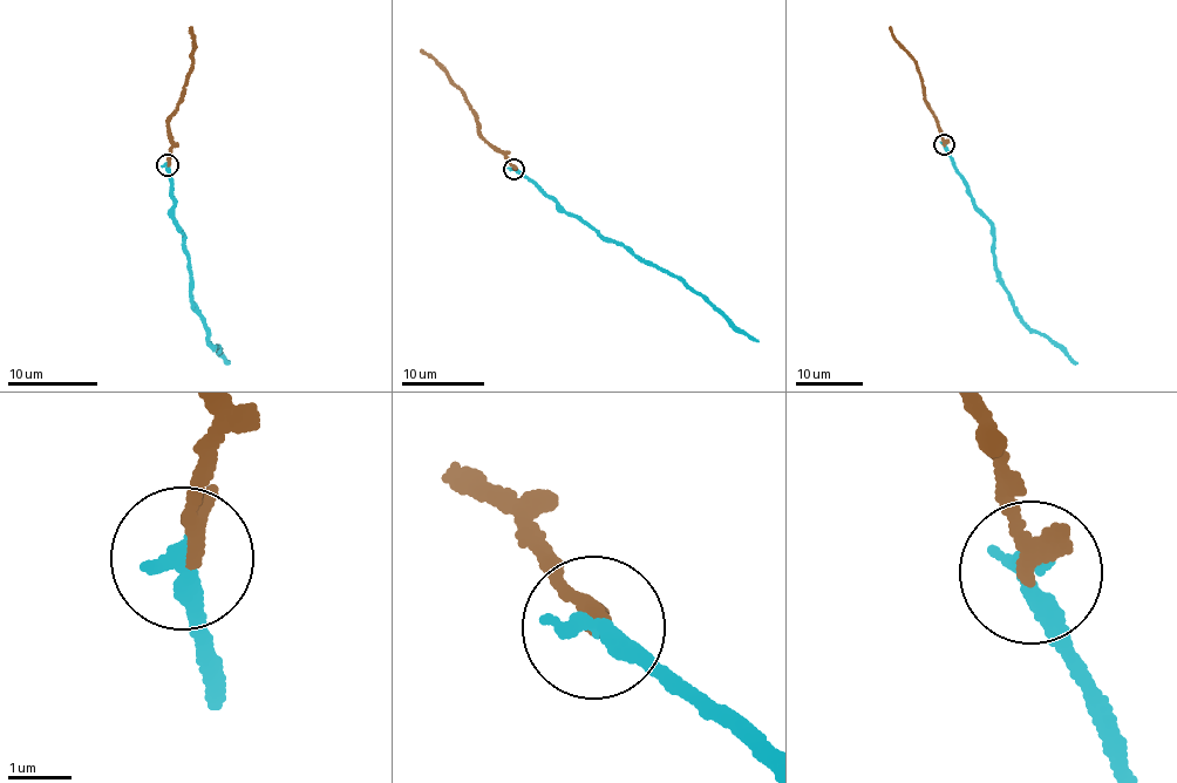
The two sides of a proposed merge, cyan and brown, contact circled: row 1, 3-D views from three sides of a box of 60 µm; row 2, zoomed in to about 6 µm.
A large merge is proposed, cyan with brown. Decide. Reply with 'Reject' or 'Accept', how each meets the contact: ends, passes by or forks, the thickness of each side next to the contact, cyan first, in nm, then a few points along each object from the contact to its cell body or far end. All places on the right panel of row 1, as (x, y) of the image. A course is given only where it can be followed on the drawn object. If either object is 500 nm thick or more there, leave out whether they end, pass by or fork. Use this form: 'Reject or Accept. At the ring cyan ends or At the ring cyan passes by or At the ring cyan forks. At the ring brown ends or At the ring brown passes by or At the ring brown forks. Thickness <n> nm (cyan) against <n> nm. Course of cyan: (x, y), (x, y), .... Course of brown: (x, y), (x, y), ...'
Accept. At the ring cyan ends. At the ring brown passes by. Thickness 360 nm (cyan) against 240 nm. Course of cyan: (944, 144), (973, 205), (992, 225), (997, 280), (1008, 295), (1018, 318), (1077, 363). Course of brown: (944, 144), (925, 97), (916, 60), (895, 39), (889, 27)

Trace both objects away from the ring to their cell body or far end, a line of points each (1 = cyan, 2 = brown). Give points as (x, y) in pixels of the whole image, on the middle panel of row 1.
1: (514, 168), (601, 235), (686, 284), (759, 340)
2: (514, 168), (478, 135), (480, 123), (457, 87), (433, 58), (420, 50)

